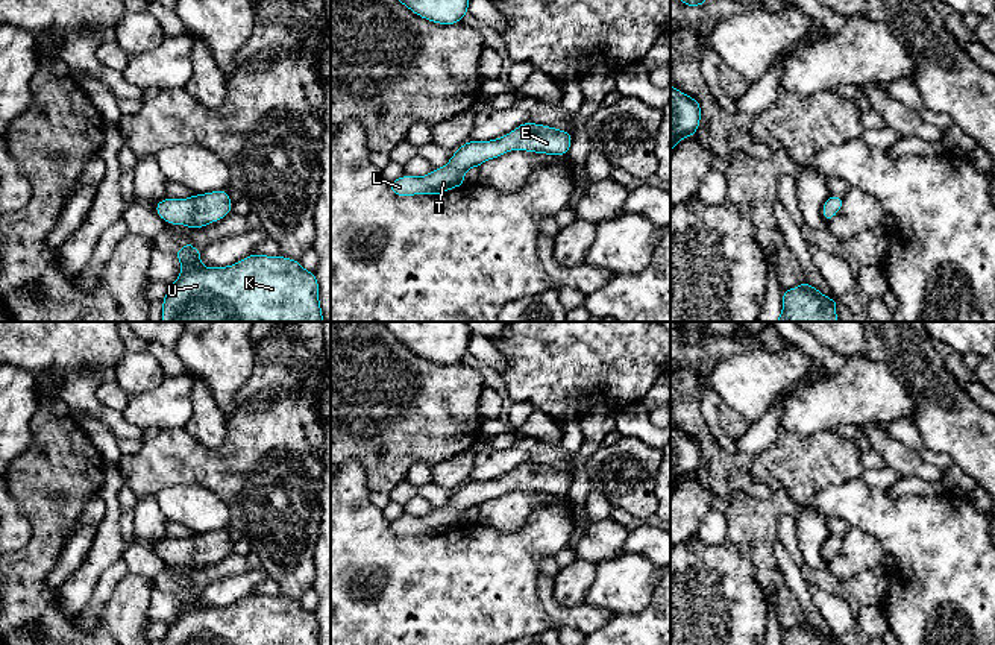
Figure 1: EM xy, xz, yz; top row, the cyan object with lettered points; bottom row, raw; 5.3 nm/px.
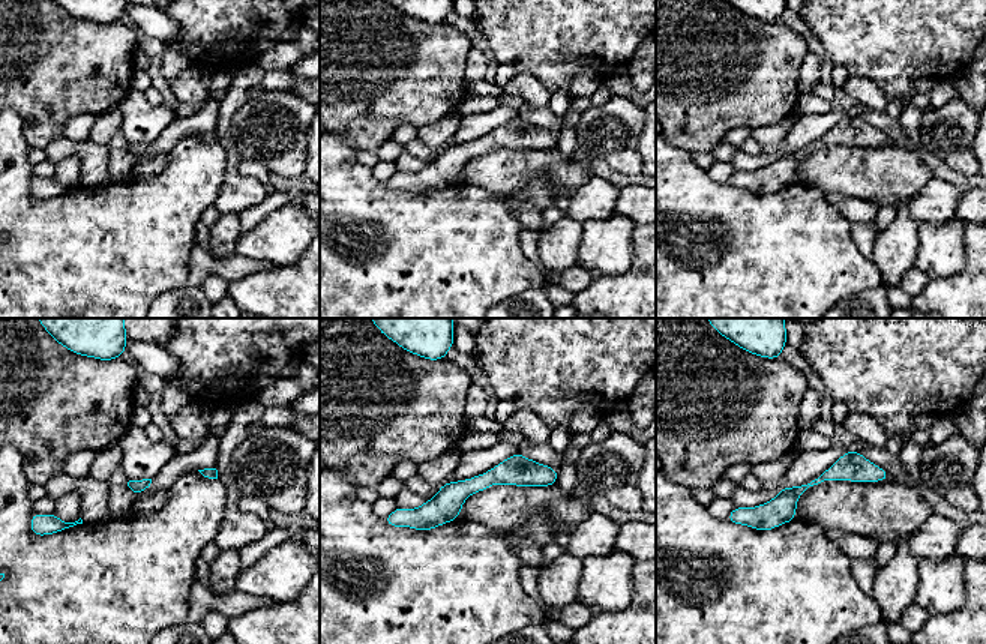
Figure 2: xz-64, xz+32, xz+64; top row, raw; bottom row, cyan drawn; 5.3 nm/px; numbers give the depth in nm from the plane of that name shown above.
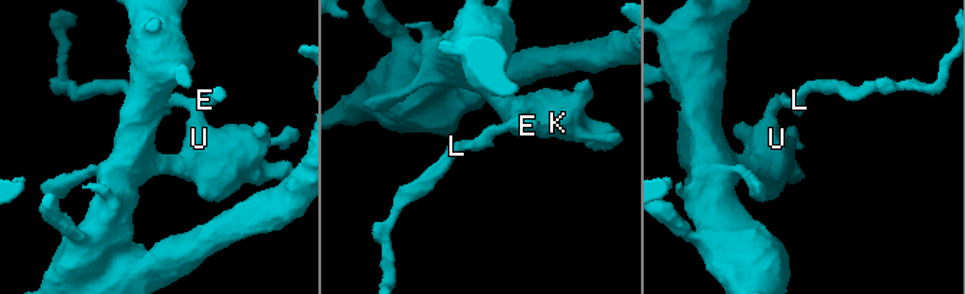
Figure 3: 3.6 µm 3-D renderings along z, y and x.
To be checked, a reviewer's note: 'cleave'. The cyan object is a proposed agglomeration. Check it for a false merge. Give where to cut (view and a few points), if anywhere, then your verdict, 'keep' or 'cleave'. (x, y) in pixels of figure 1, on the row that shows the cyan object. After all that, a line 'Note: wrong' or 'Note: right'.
no cut; keep
Note: wrong

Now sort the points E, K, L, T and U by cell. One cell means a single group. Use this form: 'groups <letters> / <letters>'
groups E K L T U

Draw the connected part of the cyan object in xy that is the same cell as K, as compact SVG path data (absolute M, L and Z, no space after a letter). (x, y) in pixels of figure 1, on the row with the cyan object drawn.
M190 241L174 252L182 270L162 299L162 322L325 322L319 281L297 260L252 253L232 266L205 267Z

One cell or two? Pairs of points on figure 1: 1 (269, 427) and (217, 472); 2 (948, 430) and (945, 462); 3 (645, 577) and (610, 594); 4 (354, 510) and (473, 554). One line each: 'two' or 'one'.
1: one
2: two
3: one
4: one

